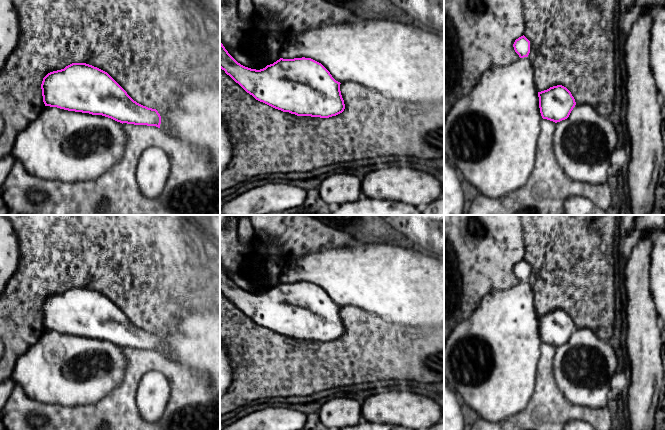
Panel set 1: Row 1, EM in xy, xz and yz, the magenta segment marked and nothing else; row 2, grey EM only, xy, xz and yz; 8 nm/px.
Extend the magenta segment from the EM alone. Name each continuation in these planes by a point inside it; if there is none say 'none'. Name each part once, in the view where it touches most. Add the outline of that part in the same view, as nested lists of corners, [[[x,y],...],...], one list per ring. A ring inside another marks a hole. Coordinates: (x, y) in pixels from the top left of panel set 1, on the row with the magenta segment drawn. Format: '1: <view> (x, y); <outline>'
none

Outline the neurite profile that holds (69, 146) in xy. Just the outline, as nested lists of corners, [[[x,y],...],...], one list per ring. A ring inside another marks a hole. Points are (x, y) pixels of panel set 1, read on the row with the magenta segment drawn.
[[[45,106],[39,116],[16,136],[12,156],[34,176],[78,182],[97,179],[118,163],[125,151],[122,123],[102,115]]]

